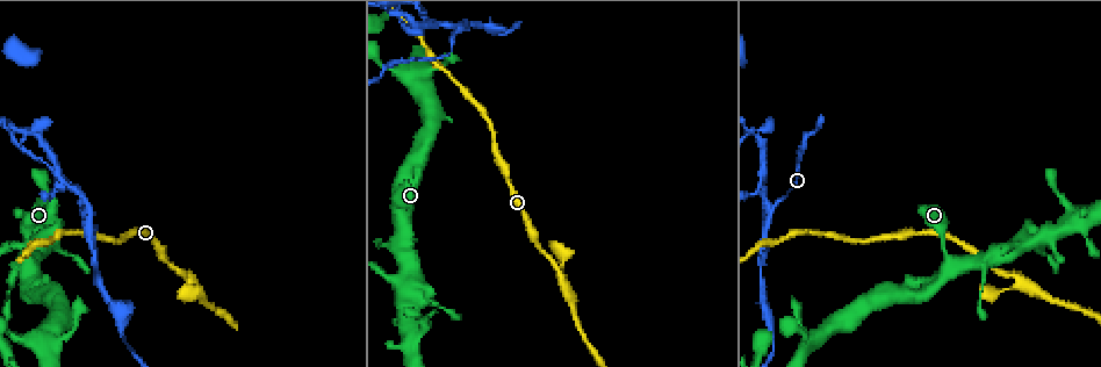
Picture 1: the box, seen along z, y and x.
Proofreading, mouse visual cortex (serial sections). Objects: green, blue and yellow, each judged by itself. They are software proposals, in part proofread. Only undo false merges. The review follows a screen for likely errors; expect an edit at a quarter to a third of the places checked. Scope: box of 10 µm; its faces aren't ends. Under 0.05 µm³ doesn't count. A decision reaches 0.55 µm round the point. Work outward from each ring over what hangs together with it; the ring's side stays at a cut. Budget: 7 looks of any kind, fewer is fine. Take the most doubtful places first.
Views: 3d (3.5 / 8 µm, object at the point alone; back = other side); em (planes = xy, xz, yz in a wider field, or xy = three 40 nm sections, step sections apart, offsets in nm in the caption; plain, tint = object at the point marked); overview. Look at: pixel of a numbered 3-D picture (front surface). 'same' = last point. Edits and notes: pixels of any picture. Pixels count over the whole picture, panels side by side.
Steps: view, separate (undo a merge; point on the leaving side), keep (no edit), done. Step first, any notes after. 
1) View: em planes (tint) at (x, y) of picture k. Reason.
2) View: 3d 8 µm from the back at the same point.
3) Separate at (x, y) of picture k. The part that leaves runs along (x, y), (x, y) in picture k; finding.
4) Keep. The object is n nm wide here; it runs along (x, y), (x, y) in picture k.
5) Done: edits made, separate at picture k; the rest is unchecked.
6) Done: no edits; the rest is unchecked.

View: 3d 3.5 µm at (457, 32) of picture 1. Three-way junction.

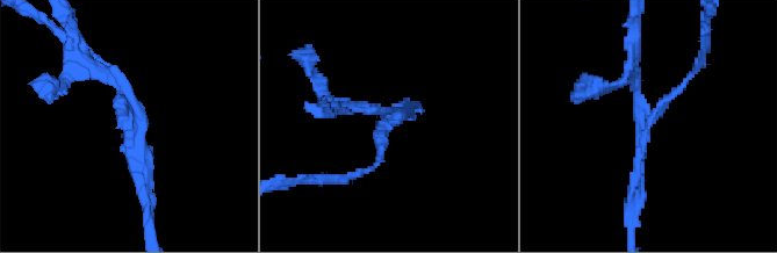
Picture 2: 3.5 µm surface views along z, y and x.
View: em xy step 2 (tint) at (131, 118) of picture 2. 3 arms meet here; the arms are 100, 150, 150 nm wide; need the tissue.

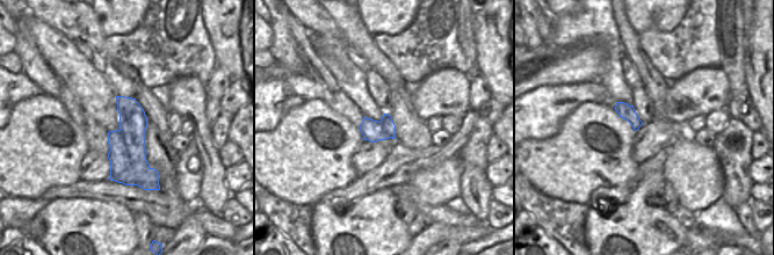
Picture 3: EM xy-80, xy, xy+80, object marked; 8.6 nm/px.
Separate at (112, 81) of picture 2. The part that leaves runs along (646, 111), (631, 69), (634, 36) in picture 2; two cells meet here.

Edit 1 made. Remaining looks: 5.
View: 3d 3.5 µm at (193, 280) of picture 1. A fork.

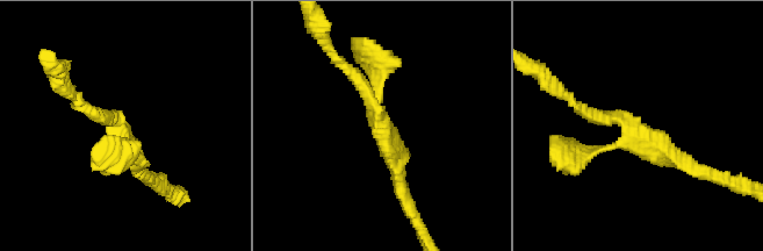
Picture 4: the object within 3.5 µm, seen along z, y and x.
View: em xy step 1 (tint) at (629, 129) of picture 4. 3 arms meet here; the arms are 200, 200, 250 nm wide; now the EM.

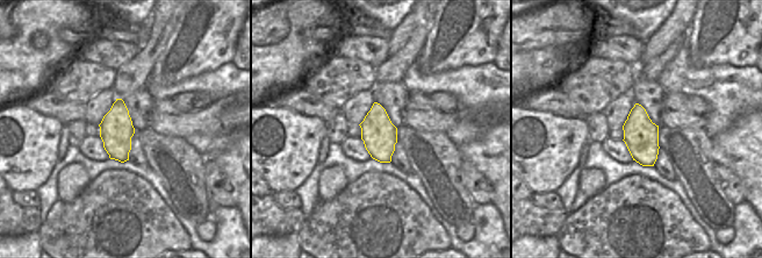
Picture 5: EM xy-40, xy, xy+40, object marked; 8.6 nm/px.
Keep. The object is 300 nm wide here; it runs along (575, 102), (691, 166) in picture 4; continuous, no second cell.

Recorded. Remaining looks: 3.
View: 3d 3.5 µm at (773, 342) of picture 1. Narrows sharply.

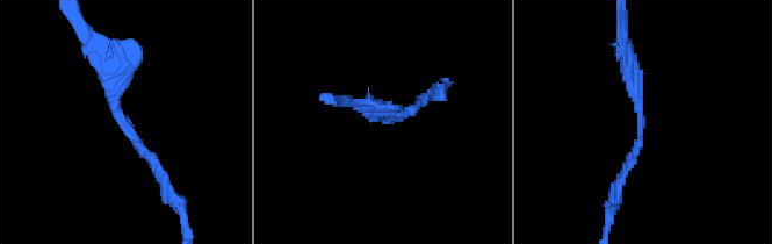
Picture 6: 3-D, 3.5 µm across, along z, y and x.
View: em xy step 2 (tint) at (120, 122) of picture 6. The arms are 150, 250 nm wide.

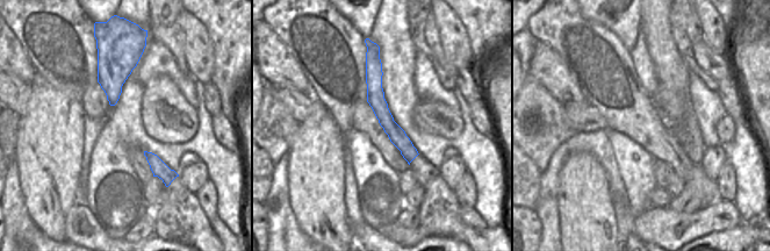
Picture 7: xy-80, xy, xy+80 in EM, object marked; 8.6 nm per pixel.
Keep. It runs along (95, 49), (116, 117), (166, 178) in picture 6; continuous, no second cell.

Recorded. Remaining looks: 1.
Done: edits made, separate at picture 2; the rest is unchecked.

